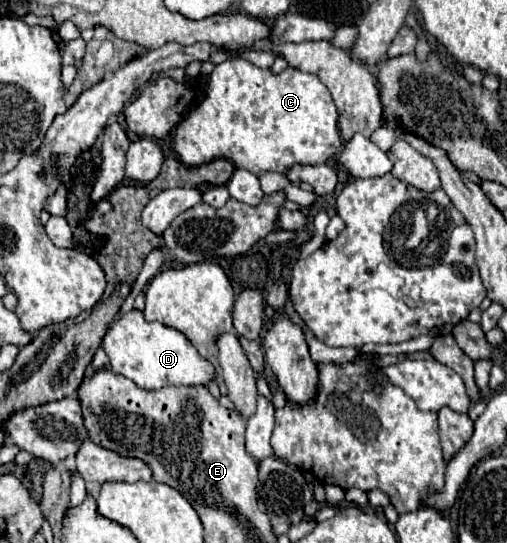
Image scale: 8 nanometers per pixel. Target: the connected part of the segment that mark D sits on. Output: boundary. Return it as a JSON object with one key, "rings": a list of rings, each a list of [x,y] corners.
{"rings":[[[132,309],[128,315],[116,319],[110,325],[102,347],[110,357],[112,371],[132,379],[140,389],[146,391],[158,391],[168,385],[206,387],[210,381],[218,379],[214,365],[204,359],[180,331],[174,331],[164,325],[148,325],[144,315],[136,309]]]}

